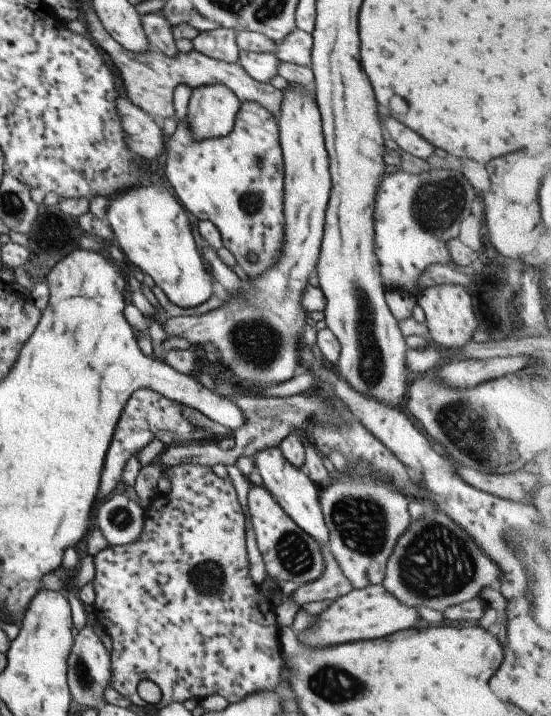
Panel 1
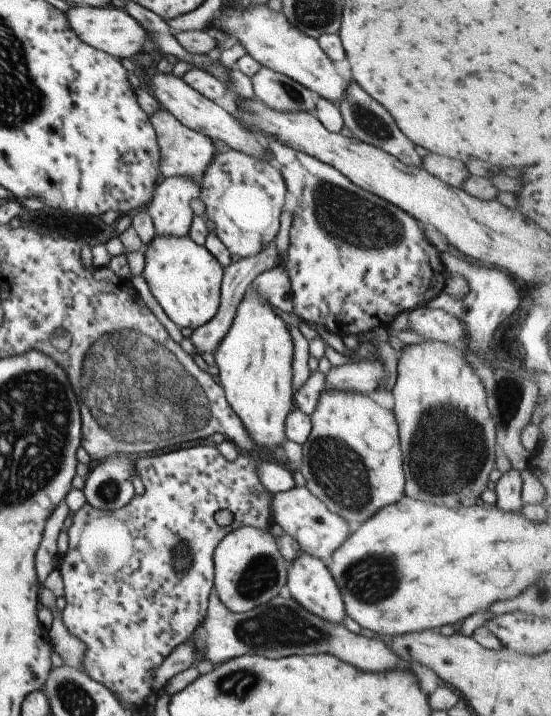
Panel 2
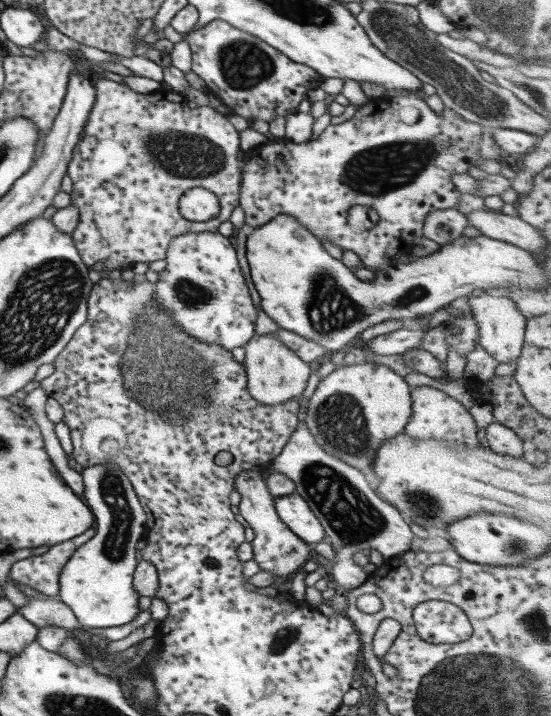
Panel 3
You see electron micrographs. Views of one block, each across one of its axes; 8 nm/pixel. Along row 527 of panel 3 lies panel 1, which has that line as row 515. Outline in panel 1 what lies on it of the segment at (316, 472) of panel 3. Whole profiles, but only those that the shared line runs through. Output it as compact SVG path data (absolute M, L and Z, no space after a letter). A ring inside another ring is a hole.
M338 479L335 484L319 487L318 506L328 531L328 550L352 589L382 584L385 562L410 524L409 501L389 483L376 480L357 483Z

